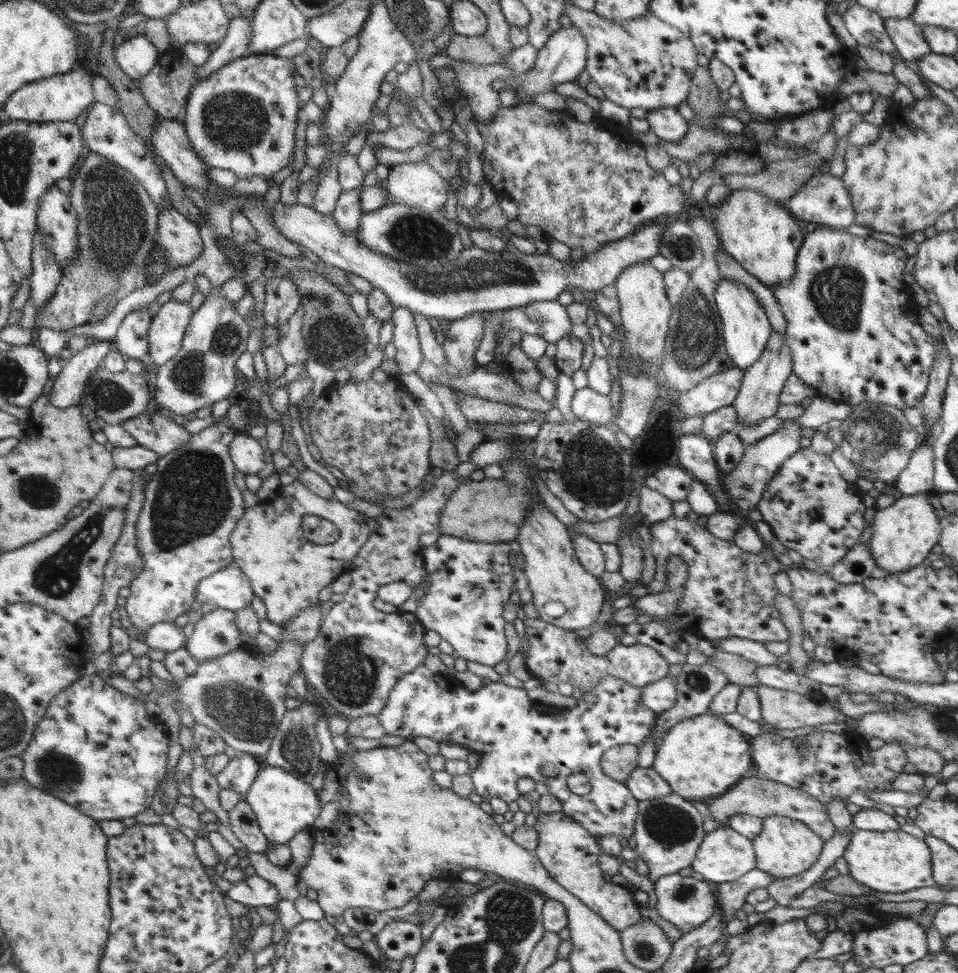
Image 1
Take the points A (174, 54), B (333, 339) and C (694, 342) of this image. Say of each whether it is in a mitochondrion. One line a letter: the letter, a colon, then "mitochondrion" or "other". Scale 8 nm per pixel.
A: other
B: mitochondrion
C: mitochondrion

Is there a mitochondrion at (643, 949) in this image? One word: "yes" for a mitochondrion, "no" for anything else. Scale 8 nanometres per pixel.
yes

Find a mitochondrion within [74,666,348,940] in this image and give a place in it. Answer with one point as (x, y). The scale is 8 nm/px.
(235, 708)

